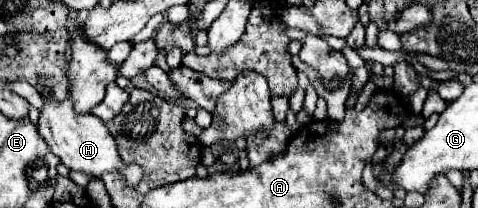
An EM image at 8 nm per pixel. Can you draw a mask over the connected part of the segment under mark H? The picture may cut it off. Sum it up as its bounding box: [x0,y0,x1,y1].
[37,99,143,187]

